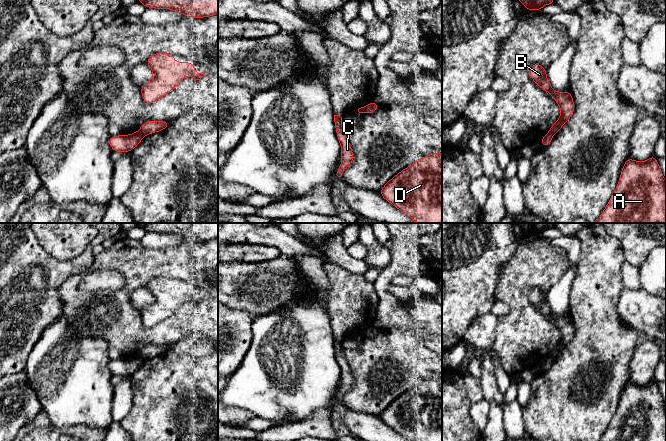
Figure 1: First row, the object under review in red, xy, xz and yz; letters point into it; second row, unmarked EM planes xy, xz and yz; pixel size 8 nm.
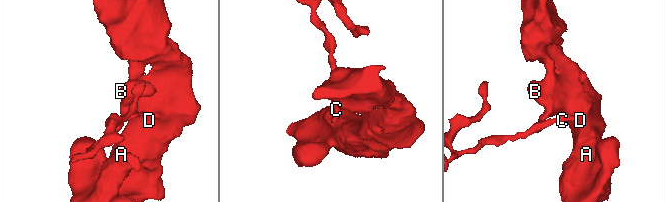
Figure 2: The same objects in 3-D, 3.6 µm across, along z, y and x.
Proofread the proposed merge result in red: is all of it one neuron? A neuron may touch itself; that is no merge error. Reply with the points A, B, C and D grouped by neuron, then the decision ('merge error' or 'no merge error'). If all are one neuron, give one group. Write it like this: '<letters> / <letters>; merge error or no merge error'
A B D / C; merge error

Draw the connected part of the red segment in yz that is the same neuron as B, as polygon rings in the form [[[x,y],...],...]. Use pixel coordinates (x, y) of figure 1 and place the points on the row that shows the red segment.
[[[540,63],[531,65],[529,76],[543,91],[548,92],[560,107],[561,115],[559,119],[549,128],[550,133],[556,134],[574,114],[575,105],[571,91],[555,91],[547,78],[546,68]]]

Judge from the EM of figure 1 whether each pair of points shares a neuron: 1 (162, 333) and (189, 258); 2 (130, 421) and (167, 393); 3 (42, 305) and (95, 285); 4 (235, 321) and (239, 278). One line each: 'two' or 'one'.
1: one
2: one
3: two
4: two

